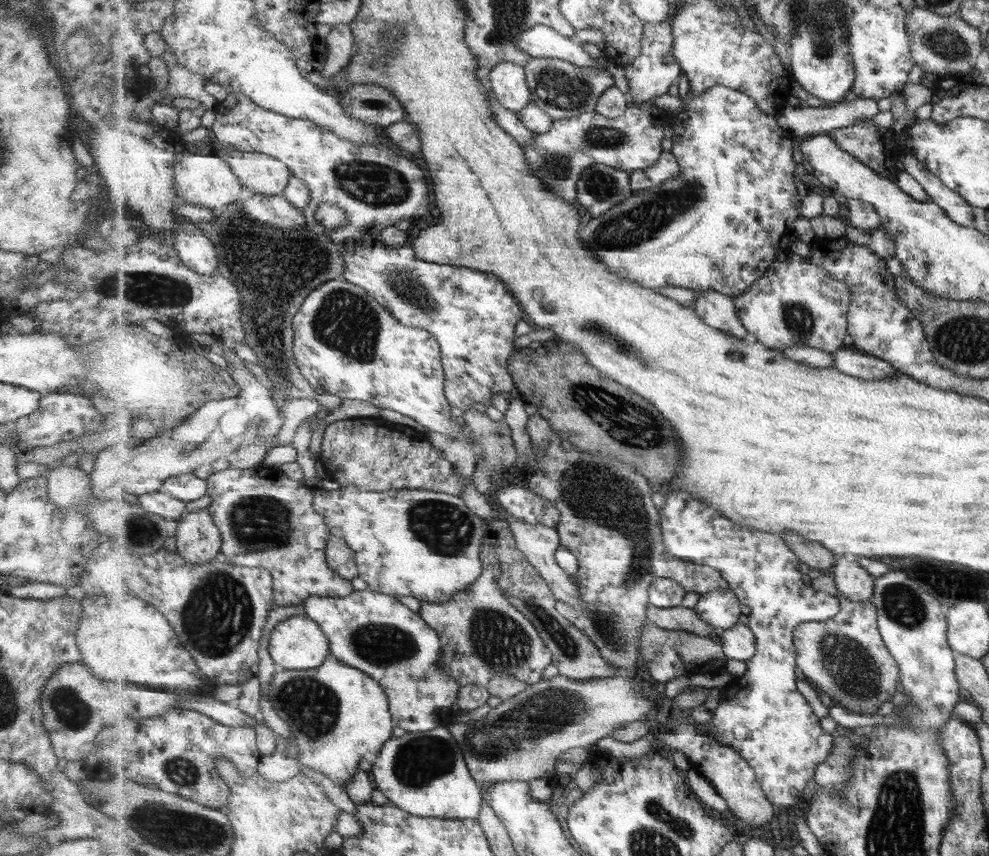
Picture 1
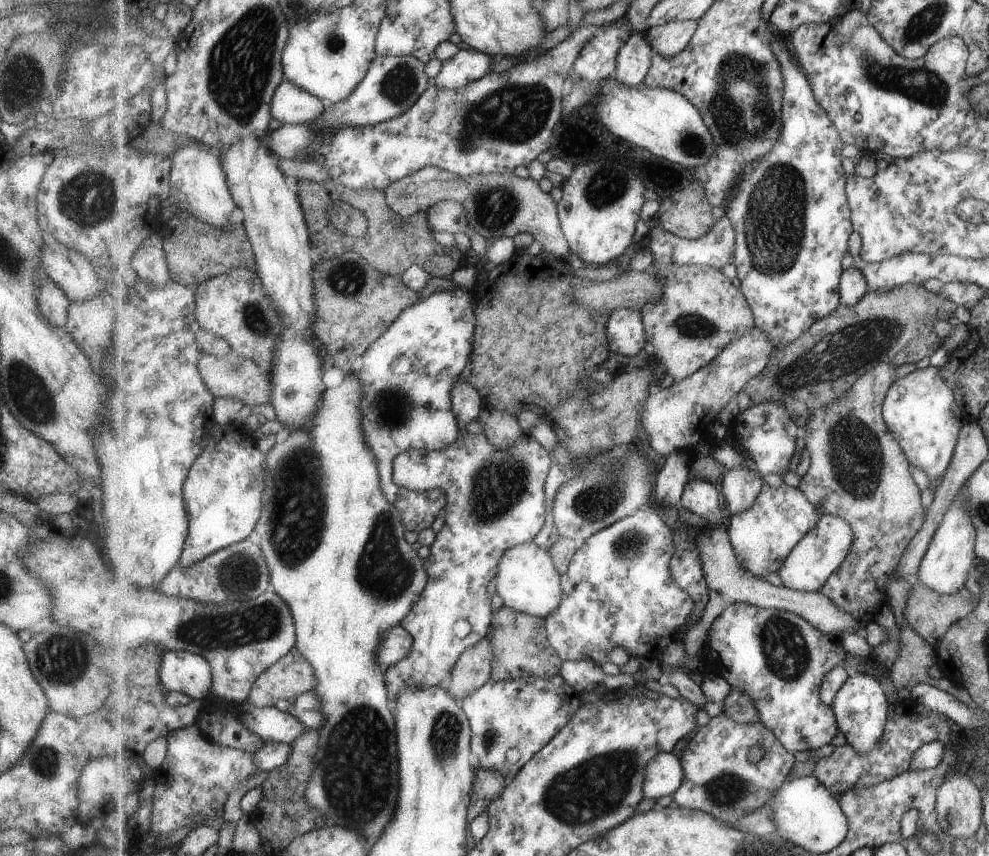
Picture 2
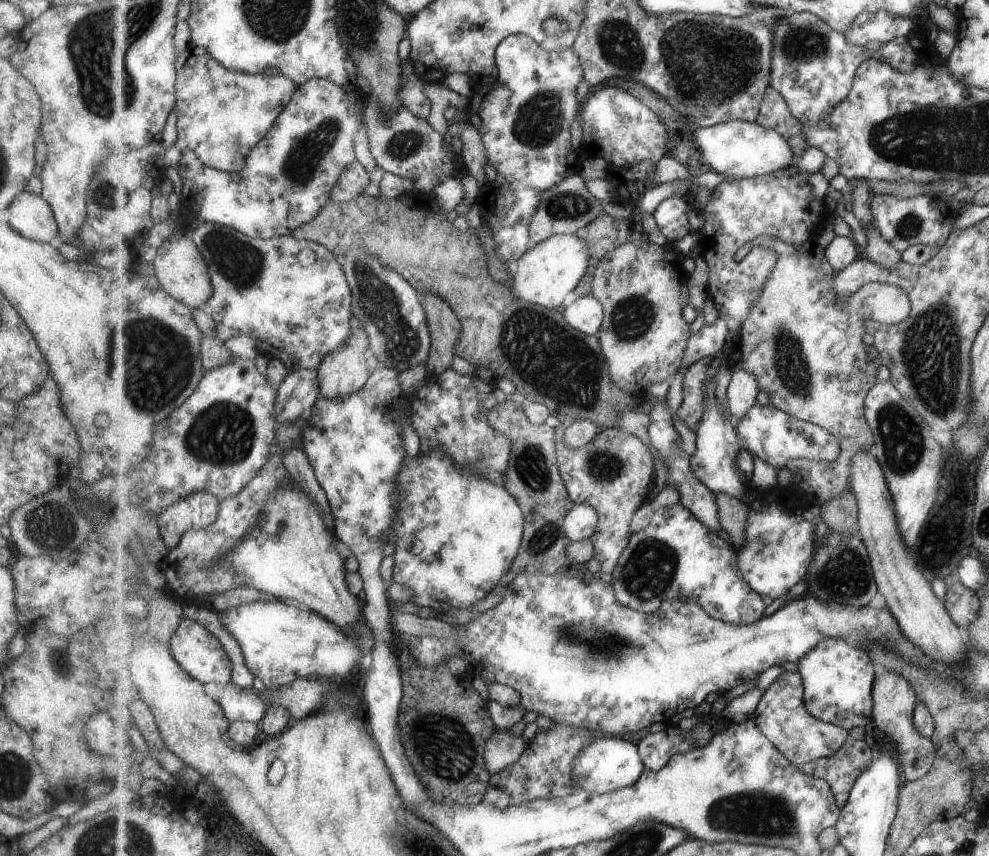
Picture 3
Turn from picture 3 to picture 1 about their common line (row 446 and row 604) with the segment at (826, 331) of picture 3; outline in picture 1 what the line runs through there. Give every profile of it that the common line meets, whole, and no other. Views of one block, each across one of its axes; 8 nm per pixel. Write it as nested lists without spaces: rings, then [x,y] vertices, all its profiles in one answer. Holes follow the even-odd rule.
[[[821,574],[811,580],[811,585],[823,594],[840,598],[842,609],[831,620],[802,622],[796,626],[798,667],[834,704],[851,712],[876,715],[902,686],[900,666],[880,633],[879,611],[871,600],[855,602],[847,598],[831,575]]]

